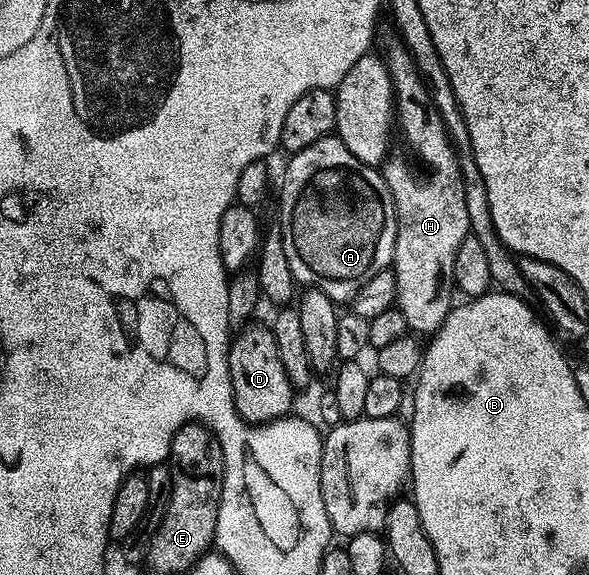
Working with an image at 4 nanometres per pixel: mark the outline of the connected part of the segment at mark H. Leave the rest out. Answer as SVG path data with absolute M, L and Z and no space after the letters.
M398 44L389 50L389 58L387 57L387 65L389 67L389 76L393 80L393 105L395 107L395 130L401 133L401 139L392 143L391 149L388 151L387 157L383 163L383 173L385 175L385 183L393 197L393 203L397 209L397 235L395 236L395 252L393 253L393 265L391 267L395 276L395 284L397 285L397 296L395 299L396 309L403 312L403 320L406 327L410 331L419 330L424 336L432 336L437 333L437 329L443 324L443 320L449 314L450 310L455 305L455 299L452 294L455 294L453 284L453 269L455 268L455 252L459 252L459 244L463 244L463 240L470 237L471 231L469 228L469 217L467 216L467 200L465 199L465 184L461 175L461 160L457 152L457 147L454 146L452 138L449 137L448 129L445 127L444 120L441 118L441 113L429 96L429 88L425 84L424 78L417 70L416 63L413 62L412 55L404 45Z

